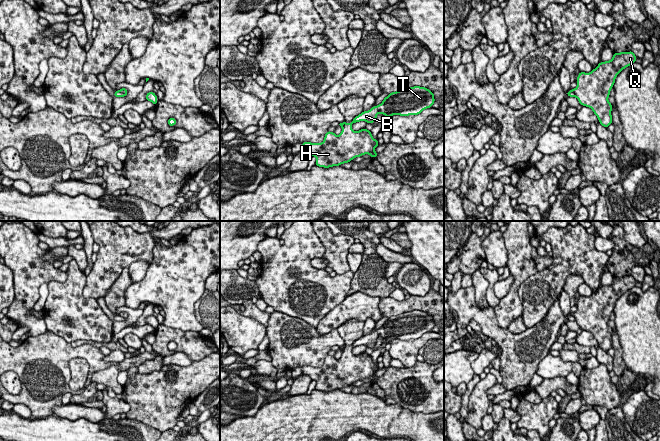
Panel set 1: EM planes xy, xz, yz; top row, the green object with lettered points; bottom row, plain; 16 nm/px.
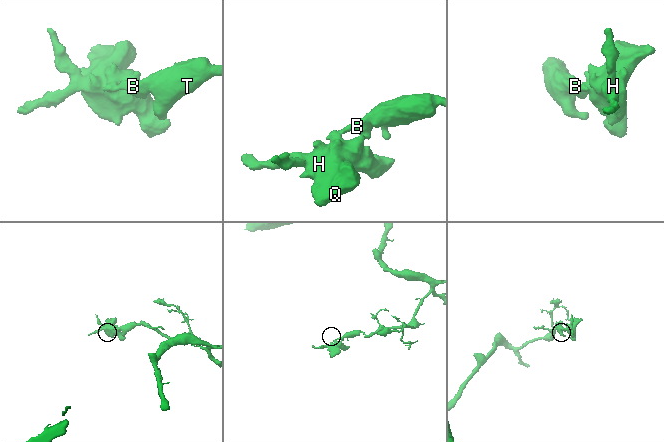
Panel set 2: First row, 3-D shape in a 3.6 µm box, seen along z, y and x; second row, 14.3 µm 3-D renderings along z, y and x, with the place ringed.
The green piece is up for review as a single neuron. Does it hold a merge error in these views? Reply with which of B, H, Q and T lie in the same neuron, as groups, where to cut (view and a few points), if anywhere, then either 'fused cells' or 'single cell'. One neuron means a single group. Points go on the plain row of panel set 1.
B T / H Q | xy (118, 314), (126, 318) | fused cells

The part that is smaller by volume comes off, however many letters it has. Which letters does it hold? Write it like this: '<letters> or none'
H, Q

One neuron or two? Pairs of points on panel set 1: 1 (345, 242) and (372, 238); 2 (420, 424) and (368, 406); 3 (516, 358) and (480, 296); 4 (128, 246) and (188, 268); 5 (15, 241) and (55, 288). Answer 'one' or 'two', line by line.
1: two
2: one
3: two
4: two
5: two

